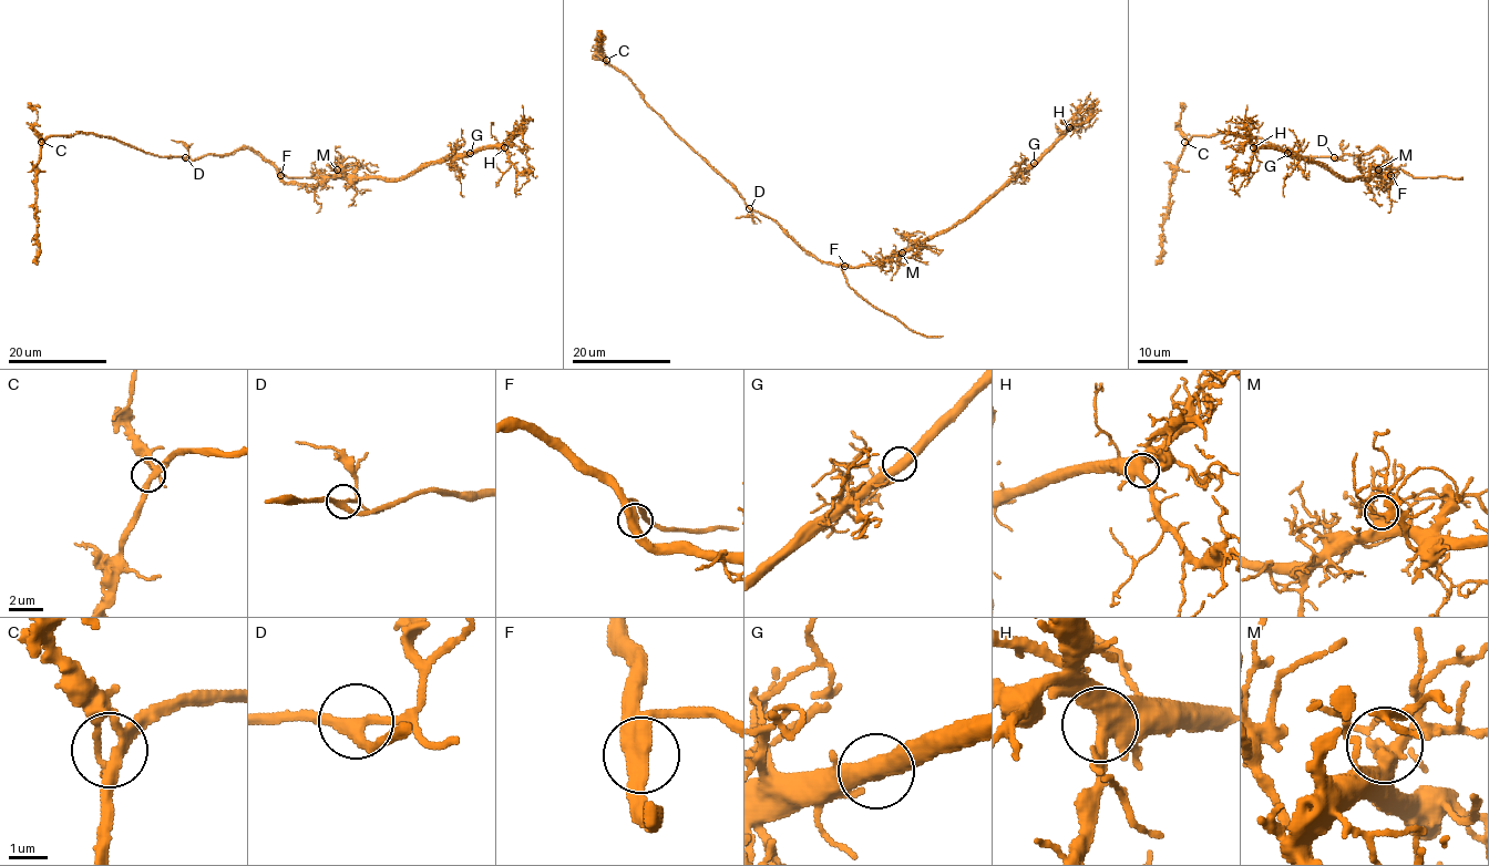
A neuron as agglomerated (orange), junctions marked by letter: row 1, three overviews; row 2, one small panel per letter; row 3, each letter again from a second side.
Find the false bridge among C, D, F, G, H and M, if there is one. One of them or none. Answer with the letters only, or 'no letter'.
no letter

